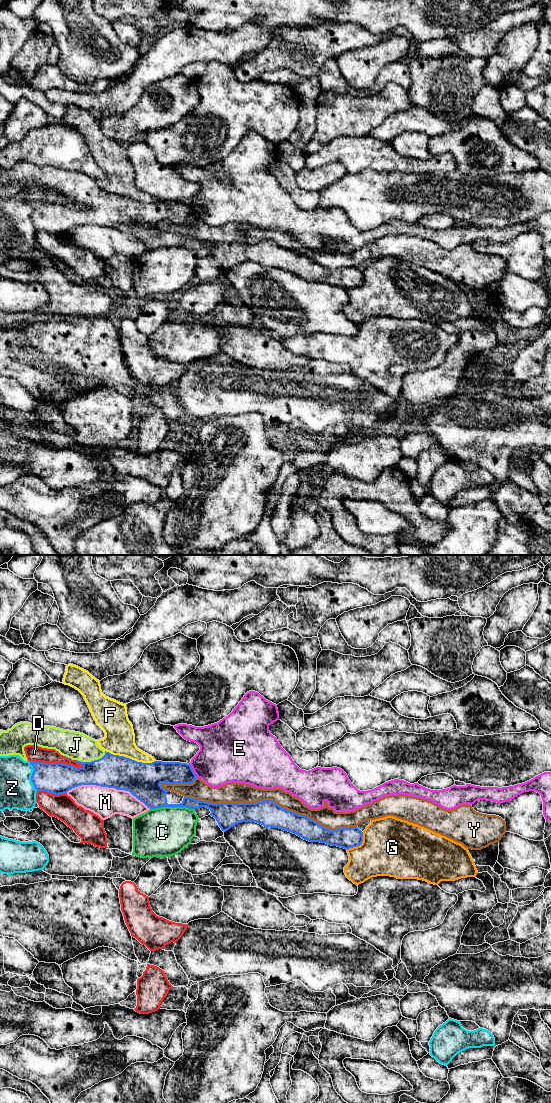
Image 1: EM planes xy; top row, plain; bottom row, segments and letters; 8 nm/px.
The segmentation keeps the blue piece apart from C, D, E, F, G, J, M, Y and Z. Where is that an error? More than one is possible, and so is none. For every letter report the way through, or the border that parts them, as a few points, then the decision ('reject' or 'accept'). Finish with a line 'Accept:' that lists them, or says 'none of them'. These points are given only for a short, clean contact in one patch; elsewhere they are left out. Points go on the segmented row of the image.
C: reject
D: reject
E: reject
F: reject
G: reject
J: accept
M: reject
Y: reject
Z: reject
Accept: J

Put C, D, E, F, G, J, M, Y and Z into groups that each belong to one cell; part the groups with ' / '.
C / D Y / E / F / G / J / M / Z

